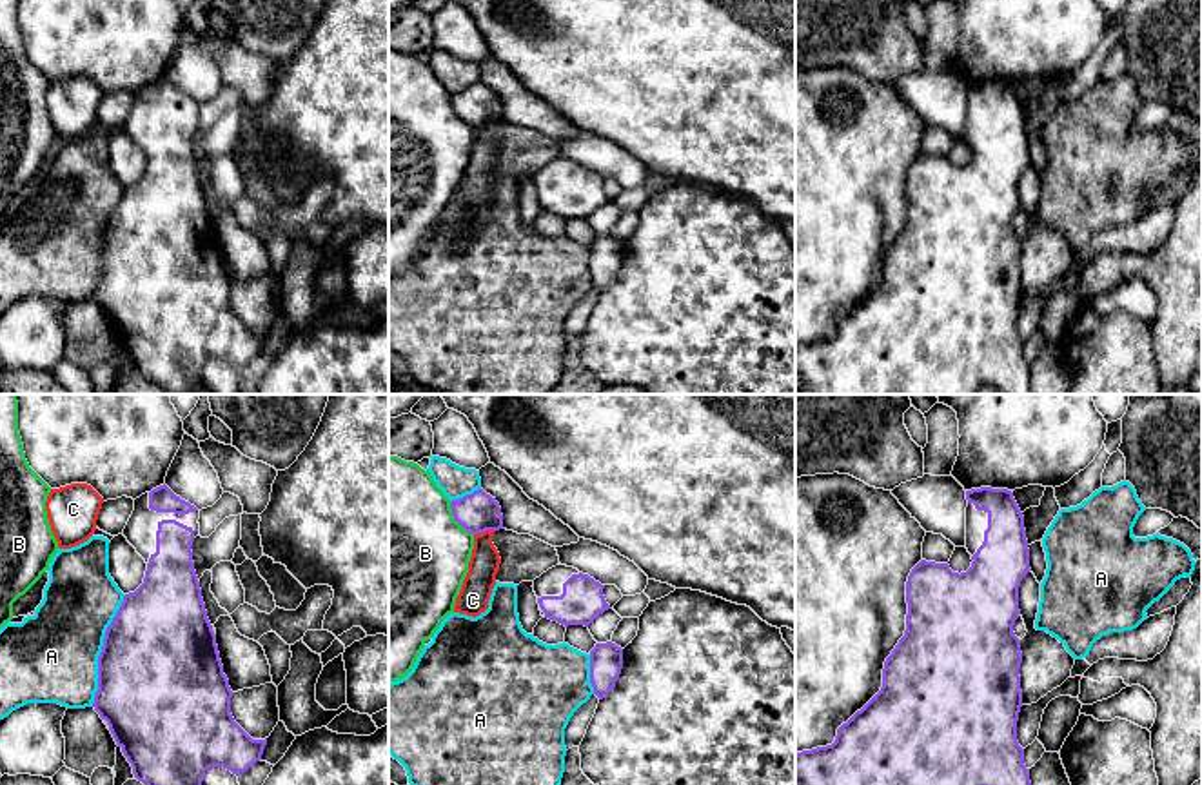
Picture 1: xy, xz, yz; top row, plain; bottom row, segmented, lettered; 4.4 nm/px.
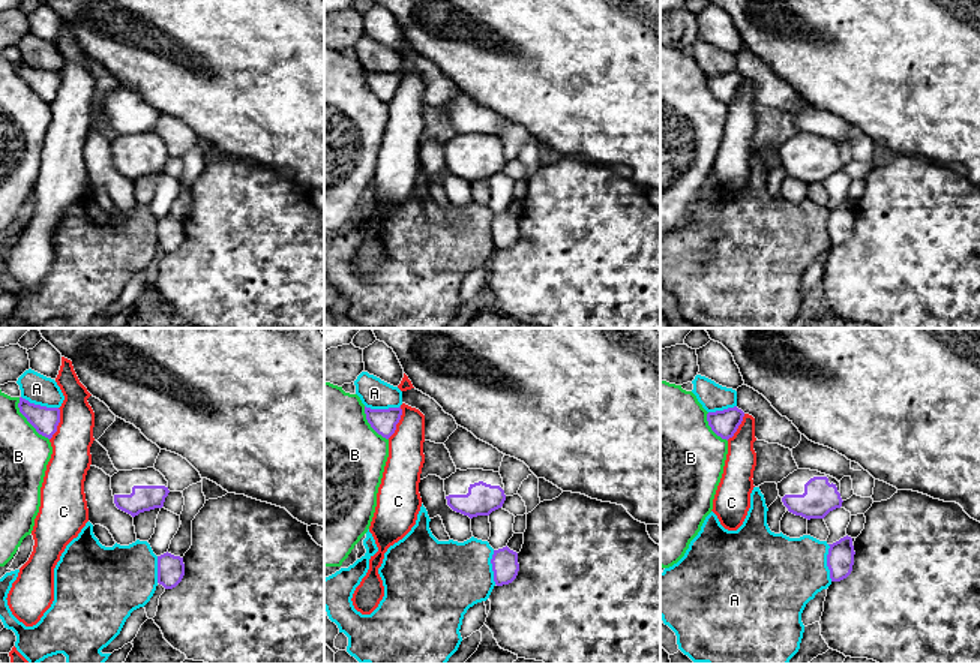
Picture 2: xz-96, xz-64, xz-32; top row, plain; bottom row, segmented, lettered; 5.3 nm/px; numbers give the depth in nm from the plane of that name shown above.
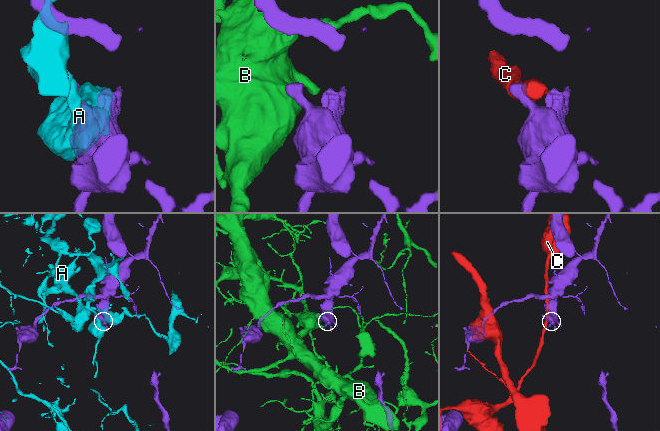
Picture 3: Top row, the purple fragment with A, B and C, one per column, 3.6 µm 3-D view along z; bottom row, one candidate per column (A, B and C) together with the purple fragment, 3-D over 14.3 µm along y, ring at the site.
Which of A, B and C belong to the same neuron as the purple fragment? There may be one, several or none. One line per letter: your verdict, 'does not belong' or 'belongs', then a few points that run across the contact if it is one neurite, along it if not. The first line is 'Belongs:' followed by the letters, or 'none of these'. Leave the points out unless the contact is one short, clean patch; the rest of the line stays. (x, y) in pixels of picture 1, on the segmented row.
Belongs: none of these
A: does not belong
B: does not belong; line xz (449, 502), (453, 516), (472, 535)
C: does not belong

